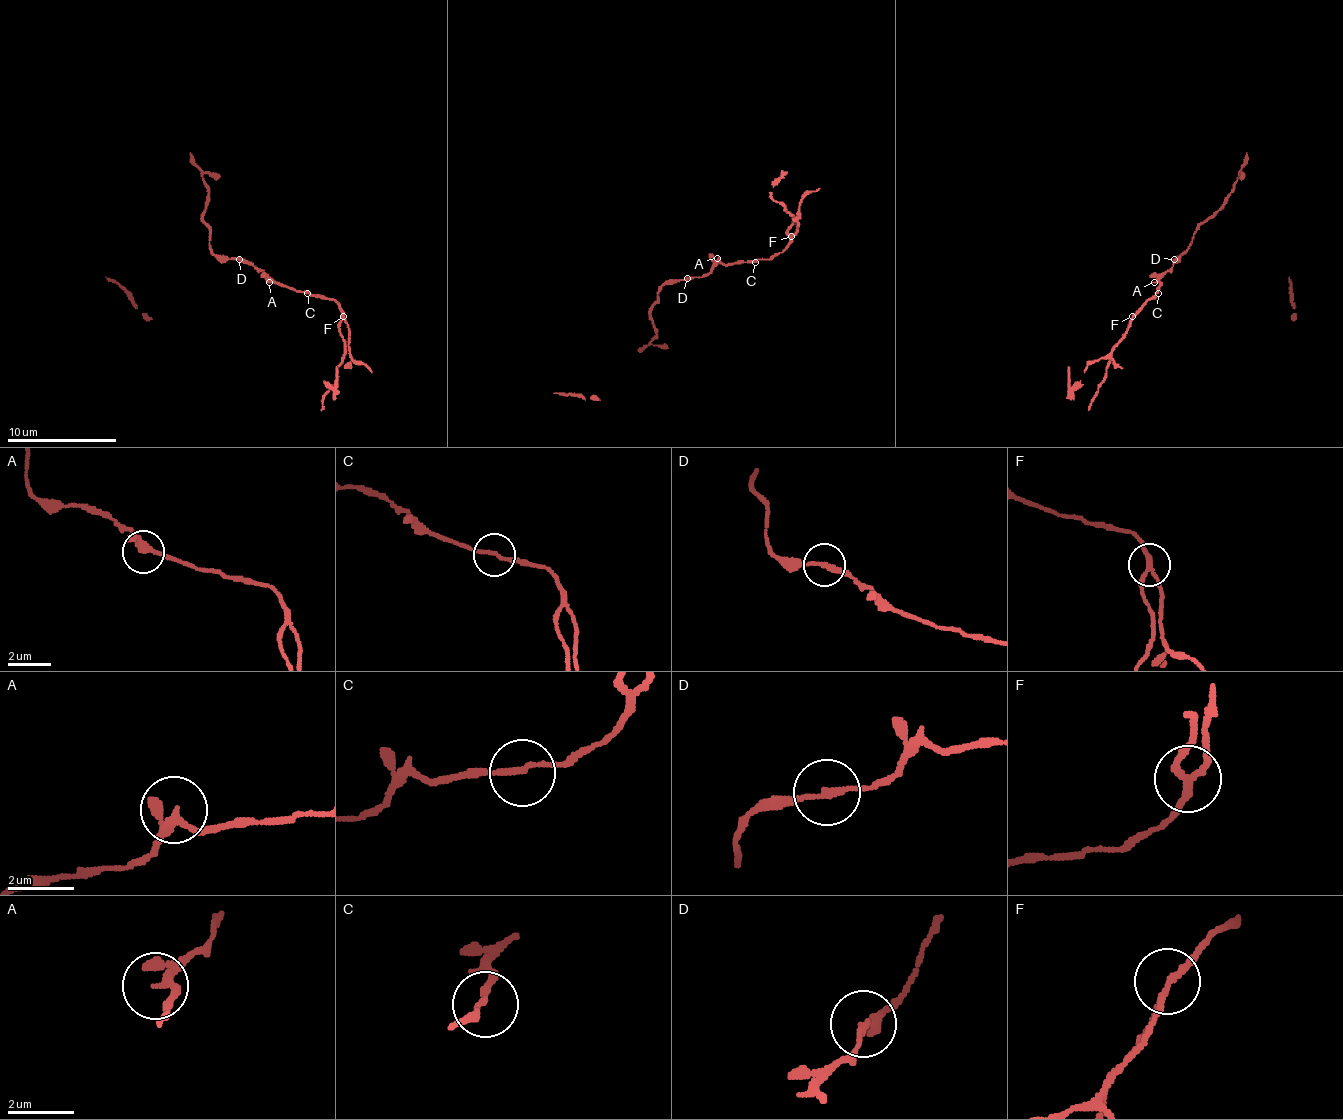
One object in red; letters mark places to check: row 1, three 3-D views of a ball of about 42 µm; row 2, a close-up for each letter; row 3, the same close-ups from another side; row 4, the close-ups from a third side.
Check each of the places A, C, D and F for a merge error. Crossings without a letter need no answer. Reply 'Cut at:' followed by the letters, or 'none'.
Cut at: D, F

